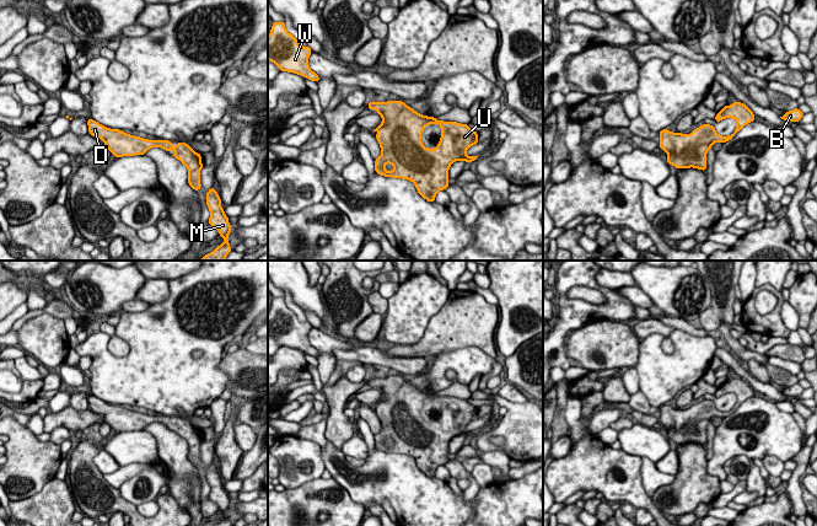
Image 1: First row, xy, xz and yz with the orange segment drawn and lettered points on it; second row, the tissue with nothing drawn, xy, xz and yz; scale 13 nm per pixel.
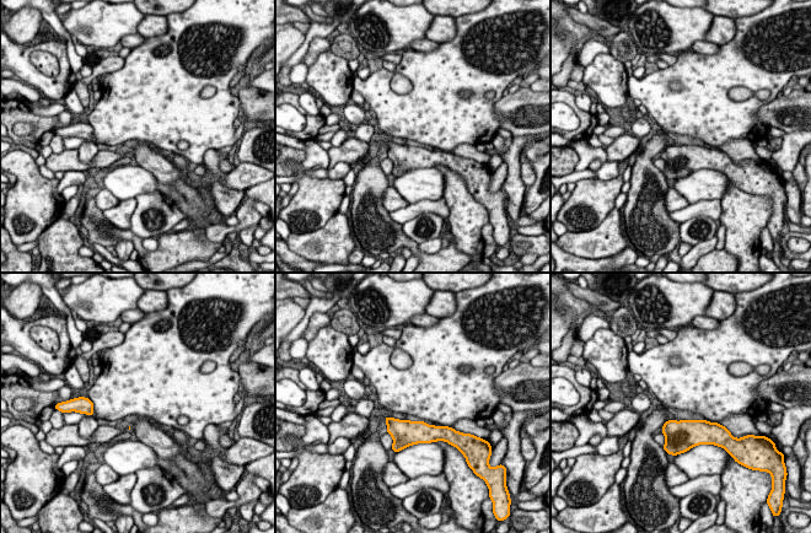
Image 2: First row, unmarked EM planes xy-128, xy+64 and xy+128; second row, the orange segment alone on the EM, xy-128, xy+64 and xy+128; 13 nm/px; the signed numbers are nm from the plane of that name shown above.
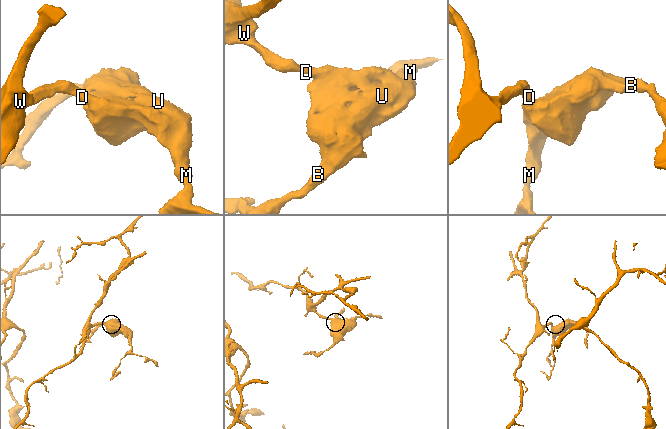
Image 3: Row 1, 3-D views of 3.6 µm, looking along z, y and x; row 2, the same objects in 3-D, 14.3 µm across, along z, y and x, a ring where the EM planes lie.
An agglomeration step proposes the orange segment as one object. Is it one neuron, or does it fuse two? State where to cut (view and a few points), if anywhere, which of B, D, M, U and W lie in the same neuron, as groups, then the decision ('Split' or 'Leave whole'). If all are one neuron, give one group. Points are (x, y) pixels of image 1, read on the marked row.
No split. Groups: B D M U W. Leave whole

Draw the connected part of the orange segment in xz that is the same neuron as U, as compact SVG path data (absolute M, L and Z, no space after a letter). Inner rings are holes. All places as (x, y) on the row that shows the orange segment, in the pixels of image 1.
M402 101L370 102L369 109L376 109L382 116L382 123L373 132L381 146L381 156L375 160L376 173L385 177L403 178L412 181L418 193L428 202L435 202L439 190L445 190L448 183L448 168L455 161L475 161L478 156L466 156L468 147L478 144L478 133L472 130L468 124L456 122L442 122L434 117L419 114L416 111L405 106ZM429 124L441 125L441 139L434 150L423 147L421 133Z

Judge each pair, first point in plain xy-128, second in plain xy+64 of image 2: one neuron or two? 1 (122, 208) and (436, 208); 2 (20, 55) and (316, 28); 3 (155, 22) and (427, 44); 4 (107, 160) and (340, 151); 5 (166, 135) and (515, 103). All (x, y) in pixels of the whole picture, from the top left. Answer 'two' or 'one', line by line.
1: one
2: two
3: two
4: one
5: two

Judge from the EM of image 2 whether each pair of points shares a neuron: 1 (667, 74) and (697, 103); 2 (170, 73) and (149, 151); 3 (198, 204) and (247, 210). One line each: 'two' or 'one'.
1: one
2: two
3: two

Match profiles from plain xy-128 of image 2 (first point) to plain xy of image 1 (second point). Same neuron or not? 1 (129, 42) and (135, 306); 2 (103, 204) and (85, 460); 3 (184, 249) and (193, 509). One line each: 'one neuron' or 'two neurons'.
1: one neuron
2: two neurons
3: two neurons

